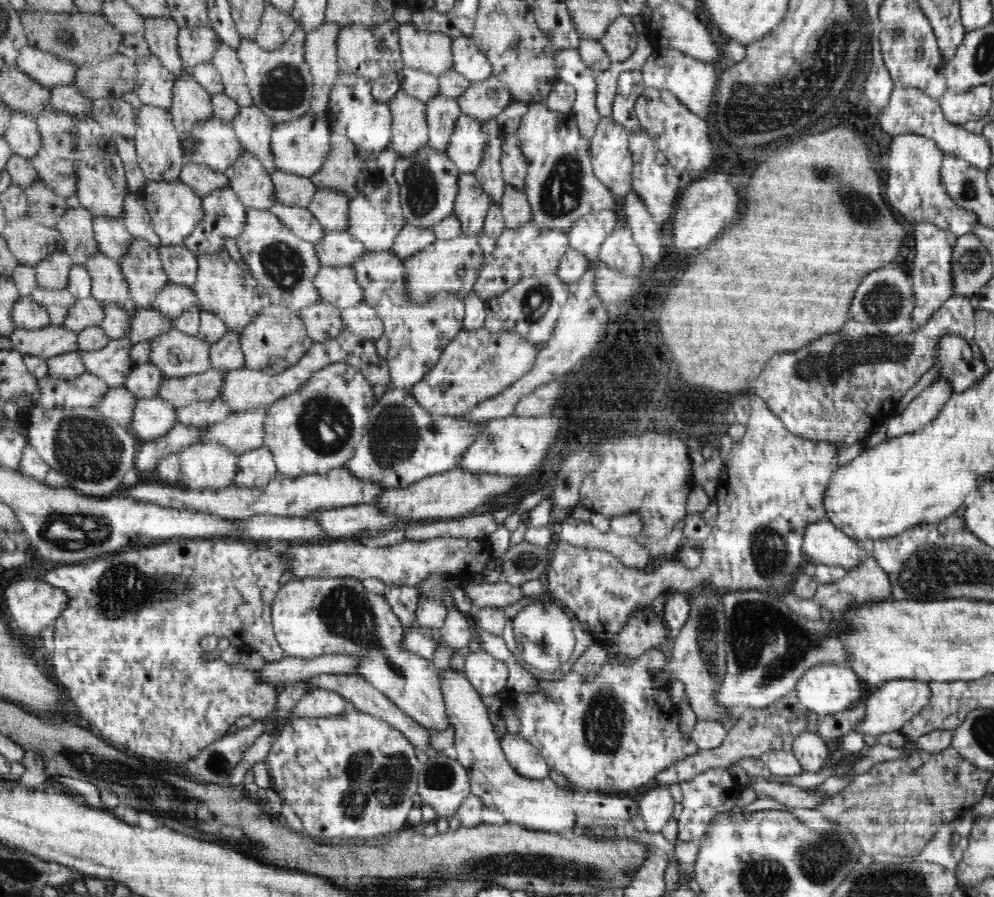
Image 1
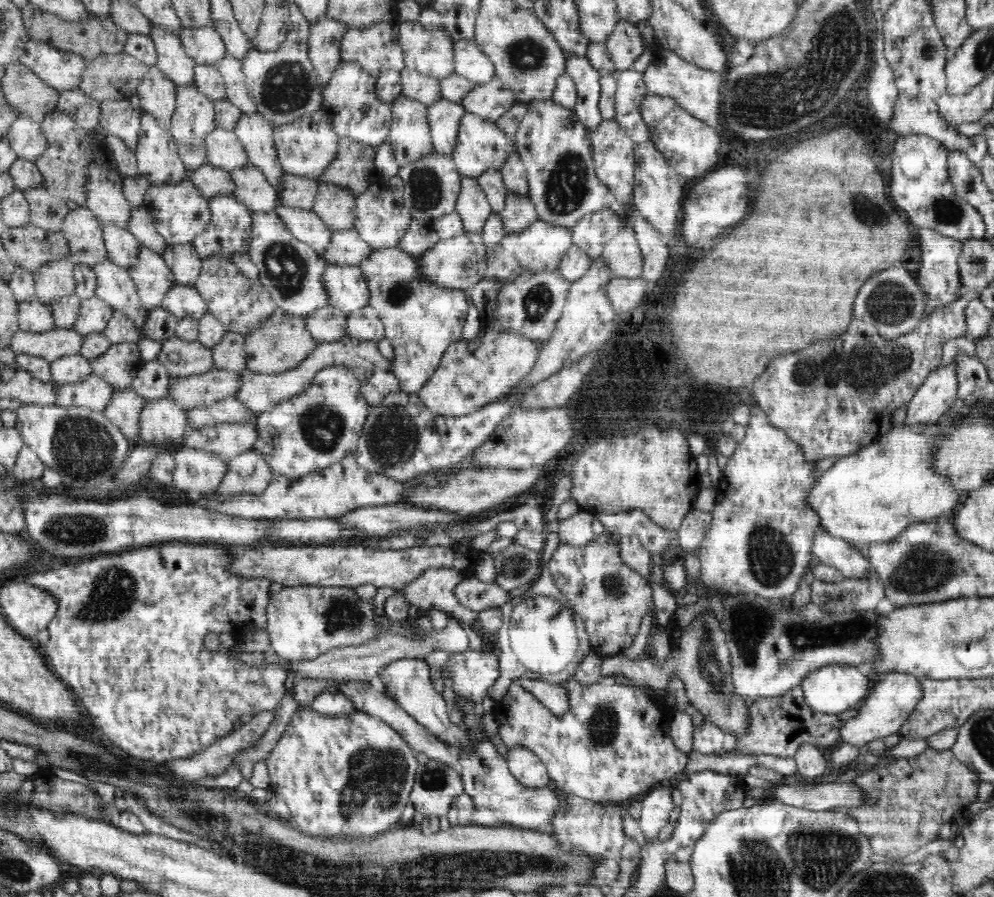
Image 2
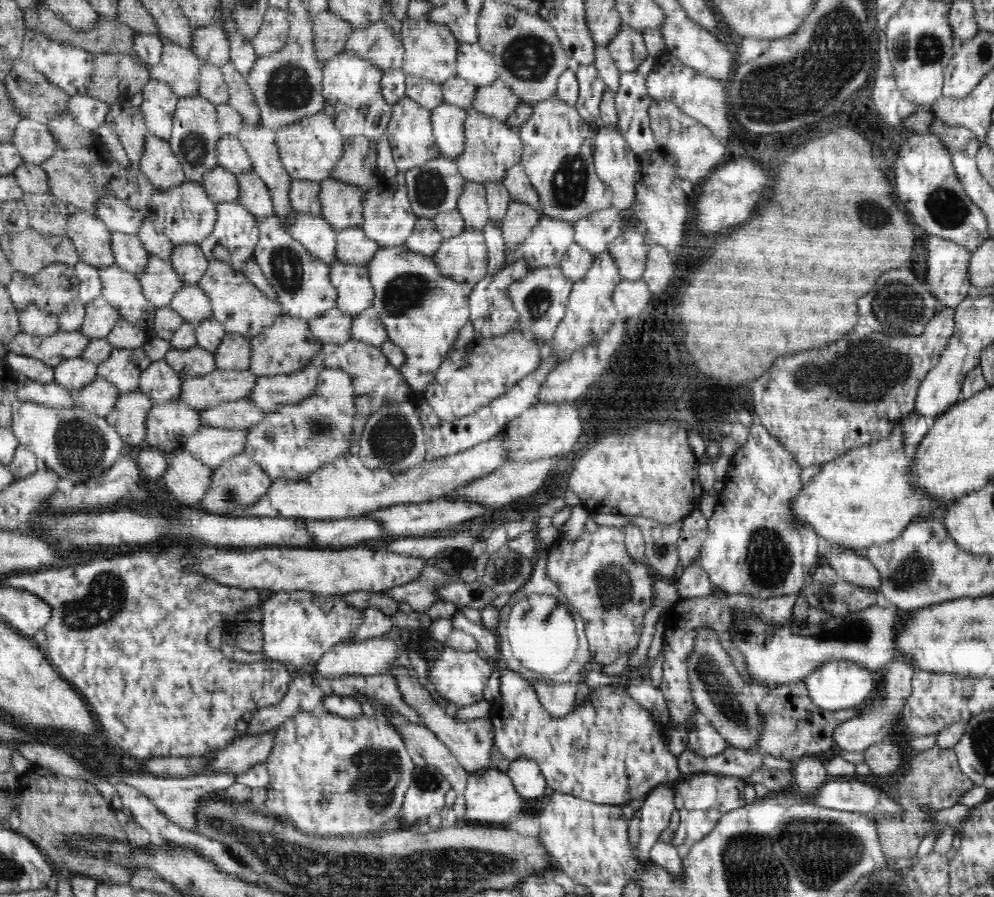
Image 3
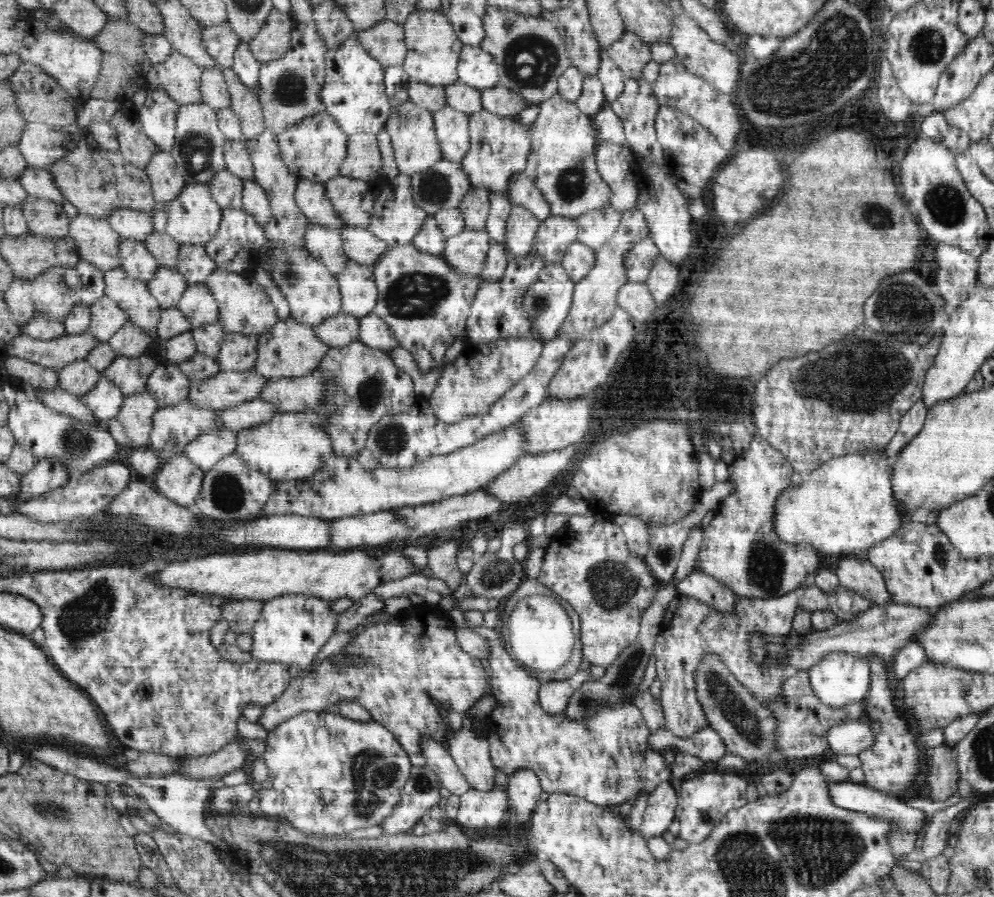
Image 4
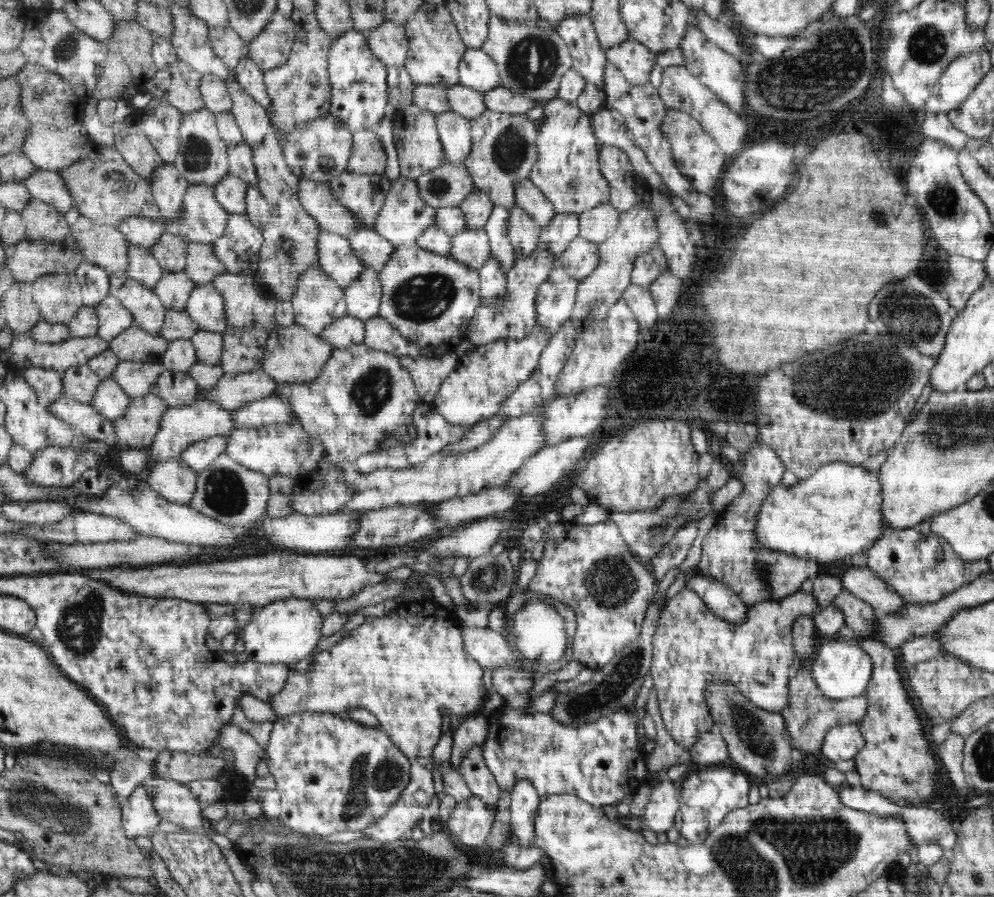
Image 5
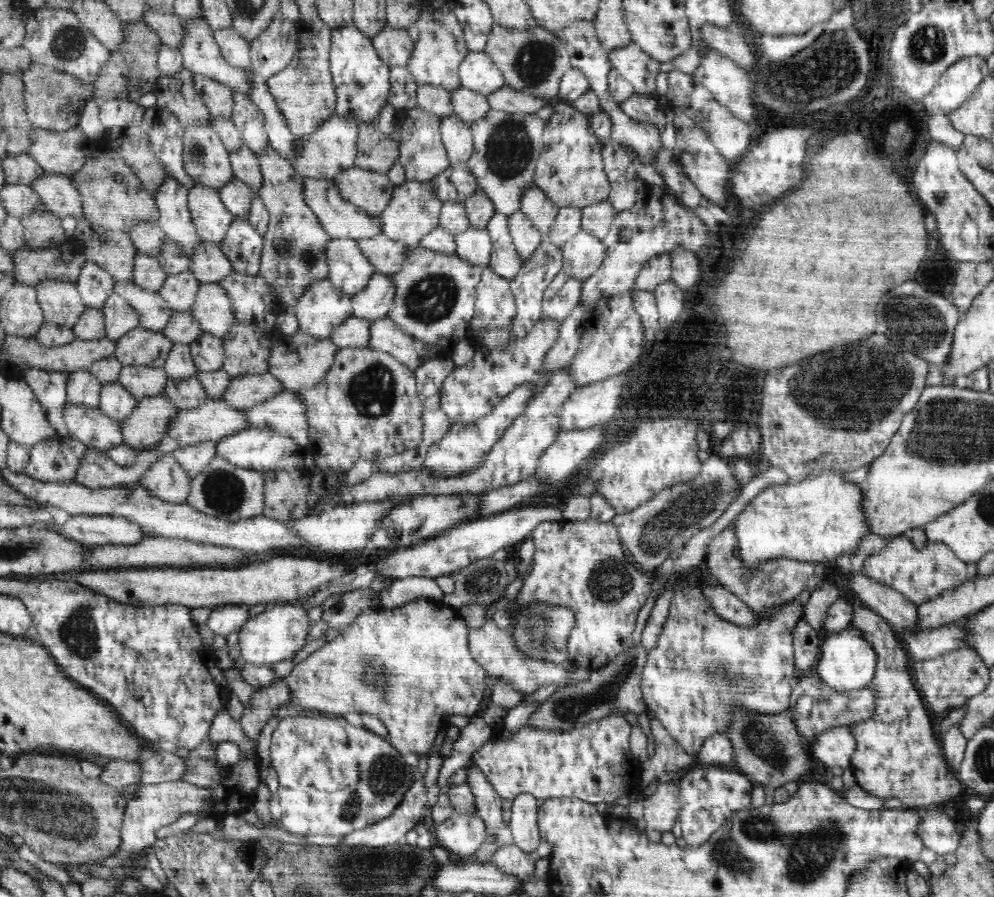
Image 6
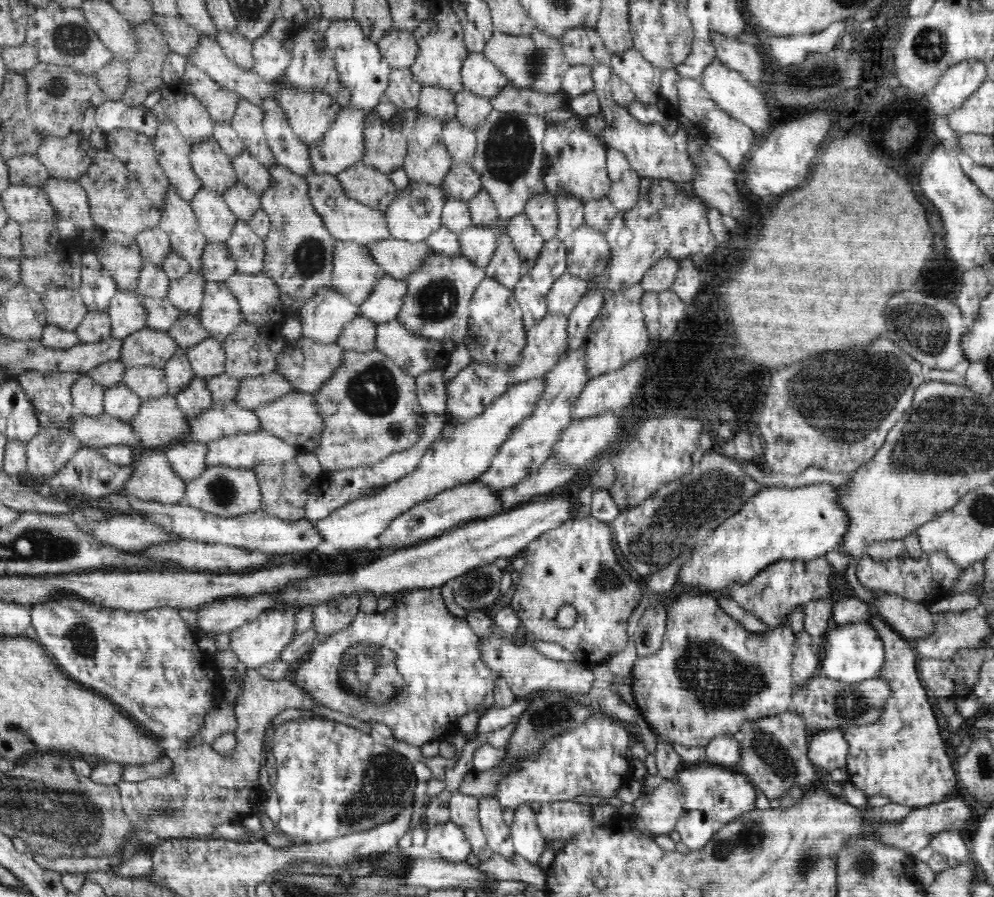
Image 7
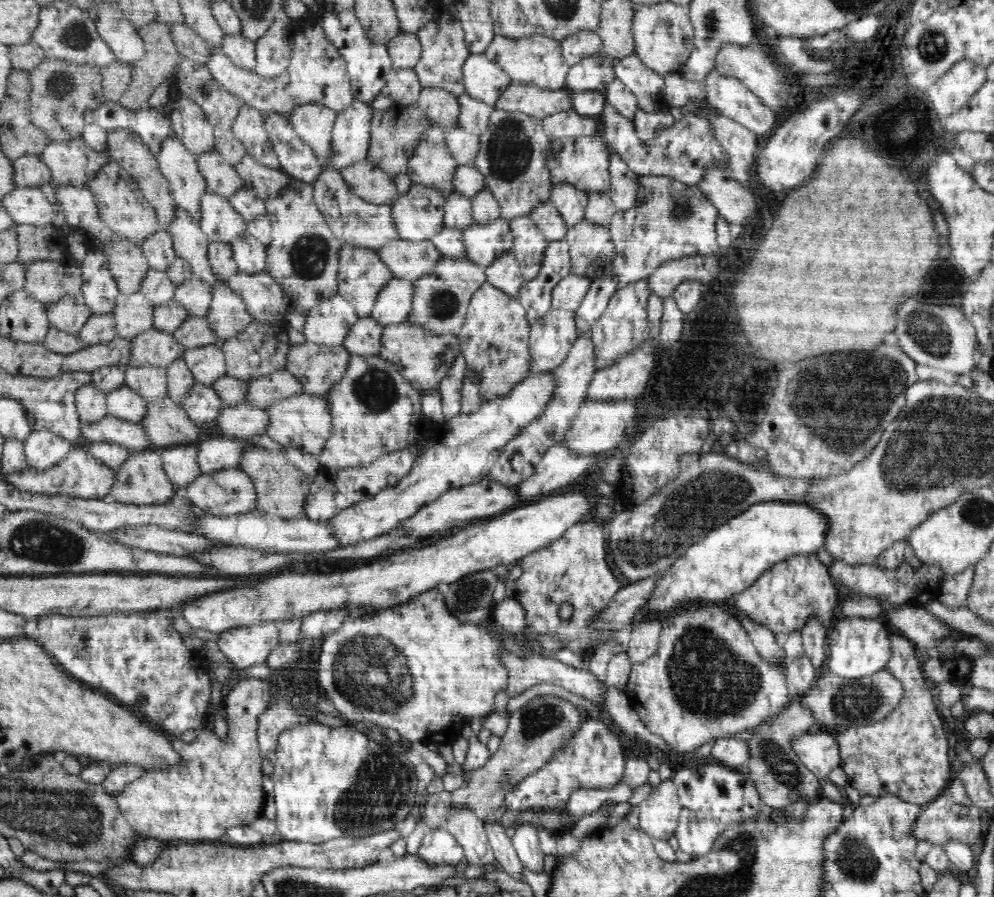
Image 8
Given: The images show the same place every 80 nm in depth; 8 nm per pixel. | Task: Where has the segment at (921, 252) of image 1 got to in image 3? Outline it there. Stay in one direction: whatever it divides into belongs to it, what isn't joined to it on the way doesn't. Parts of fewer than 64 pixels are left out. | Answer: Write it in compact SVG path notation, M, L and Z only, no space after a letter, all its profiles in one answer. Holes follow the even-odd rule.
M927 234L927 275L925 282L930 291L944 307L957 307L964 299L968 299L970 288L970 275L968 275L968 262L971 253L954 241Z

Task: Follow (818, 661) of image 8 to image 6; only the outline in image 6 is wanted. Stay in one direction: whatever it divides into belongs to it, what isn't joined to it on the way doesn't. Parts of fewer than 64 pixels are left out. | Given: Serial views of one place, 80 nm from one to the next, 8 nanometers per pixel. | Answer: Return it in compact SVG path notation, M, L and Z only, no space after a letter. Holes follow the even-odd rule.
M824 580L823 584L811 593L810 600L805 606L805 612L803 612L803 618L822 634L822 622L826 618L826 612L838 598L838 587L834 582Z

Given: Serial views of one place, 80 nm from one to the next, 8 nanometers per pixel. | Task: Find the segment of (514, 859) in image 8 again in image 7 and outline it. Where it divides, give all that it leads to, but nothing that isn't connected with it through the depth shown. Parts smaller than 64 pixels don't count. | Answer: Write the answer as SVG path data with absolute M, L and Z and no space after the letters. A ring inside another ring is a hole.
M496 796L480 798L479 821L488 846L496 853L510 860L514 856L515 848L512 842L511 830L502 819L503 808Z

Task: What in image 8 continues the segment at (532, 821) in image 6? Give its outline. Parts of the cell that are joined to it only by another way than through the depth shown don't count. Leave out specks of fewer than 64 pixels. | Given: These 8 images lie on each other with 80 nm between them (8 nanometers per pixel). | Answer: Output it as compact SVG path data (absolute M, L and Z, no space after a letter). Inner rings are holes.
M533 822L518 825L511 841L525 868L532 872L549 869L539 843L537 827Z

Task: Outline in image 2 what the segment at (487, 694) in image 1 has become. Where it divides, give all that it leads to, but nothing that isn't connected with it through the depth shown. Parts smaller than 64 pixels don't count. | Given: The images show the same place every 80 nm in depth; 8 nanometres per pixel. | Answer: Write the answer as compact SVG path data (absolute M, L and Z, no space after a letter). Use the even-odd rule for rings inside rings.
M465 650L449 655L449 659L441 668L443 680L452 682L452 690L457 698L467 698L480 706L487 698L488 689L499 677L498 655L495 652Z

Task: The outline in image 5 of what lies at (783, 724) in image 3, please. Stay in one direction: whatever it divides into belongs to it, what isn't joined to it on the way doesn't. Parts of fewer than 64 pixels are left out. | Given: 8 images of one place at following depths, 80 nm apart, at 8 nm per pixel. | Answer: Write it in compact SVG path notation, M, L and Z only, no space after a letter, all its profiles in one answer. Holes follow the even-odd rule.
M809 667L800 668L796 676L788 682L788 690L789 703L780 710L780 715L786 721L792 747L803 754L818 751L830 728L858 723L866 714L866 694L839 701L828 699L814 682Z

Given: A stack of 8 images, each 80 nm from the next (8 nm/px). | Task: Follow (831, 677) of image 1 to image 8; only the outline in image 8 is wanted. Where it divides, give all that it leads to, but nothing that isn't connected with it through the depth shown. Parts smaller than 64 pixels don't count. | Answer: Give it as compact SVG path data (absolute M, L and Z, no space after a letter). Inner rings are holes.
M846 618L846 620L840 620L827 637L825 673L853 679L870 676L874 672L886 669L892 656L888 632L884 619Z

